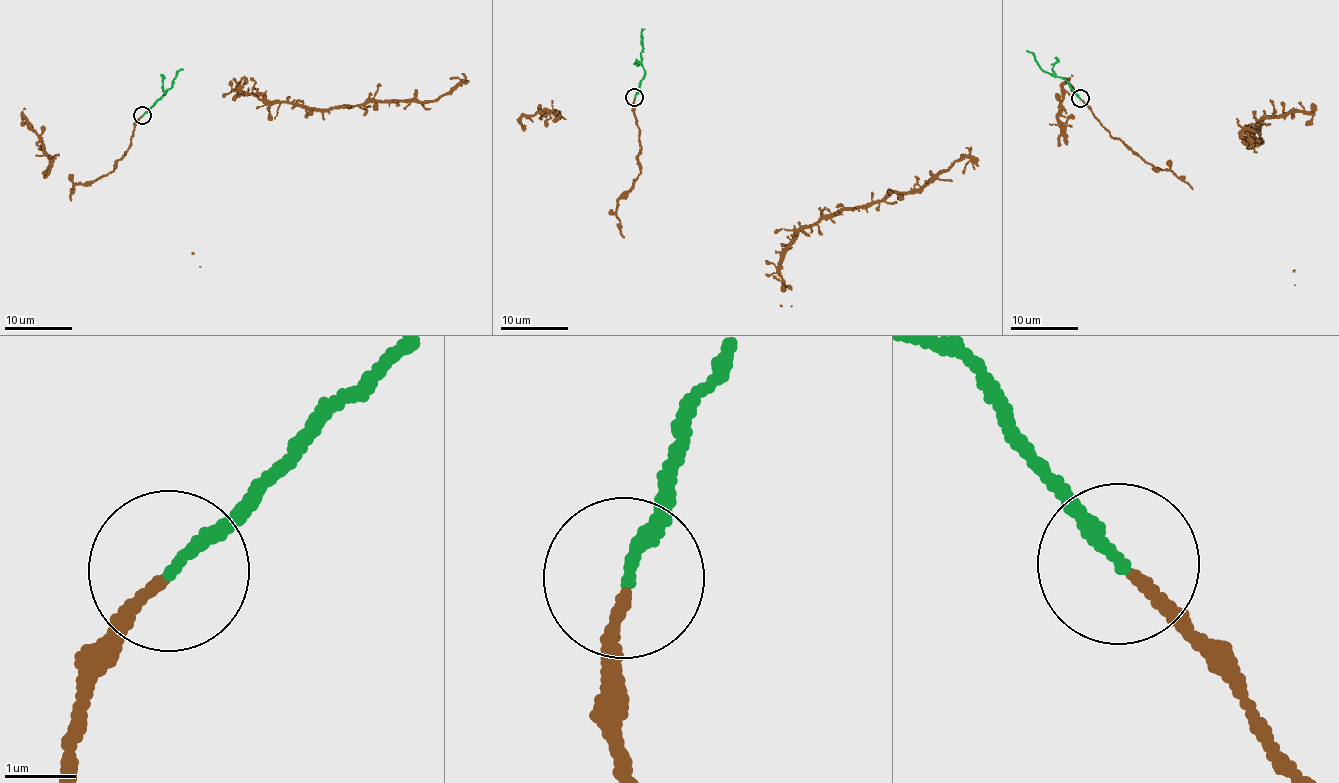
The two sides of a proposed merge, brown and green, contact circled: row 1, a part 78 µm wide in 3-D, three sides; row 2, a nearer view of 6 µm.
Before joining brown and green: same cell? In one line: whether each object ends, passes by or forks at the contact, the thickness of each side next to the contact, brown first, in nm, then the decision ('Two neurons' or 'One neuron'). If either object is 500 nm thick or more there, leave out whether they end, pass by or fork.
At the ring brown ends. At the ring green ends. Thickness 150 nm (brown) against 180 nm. One neuron

